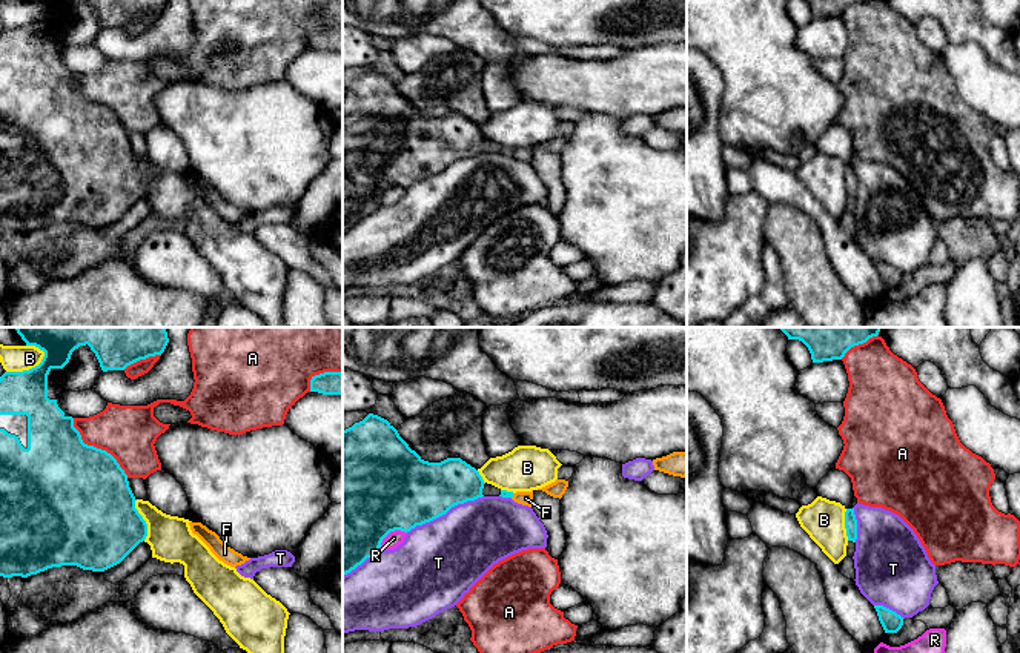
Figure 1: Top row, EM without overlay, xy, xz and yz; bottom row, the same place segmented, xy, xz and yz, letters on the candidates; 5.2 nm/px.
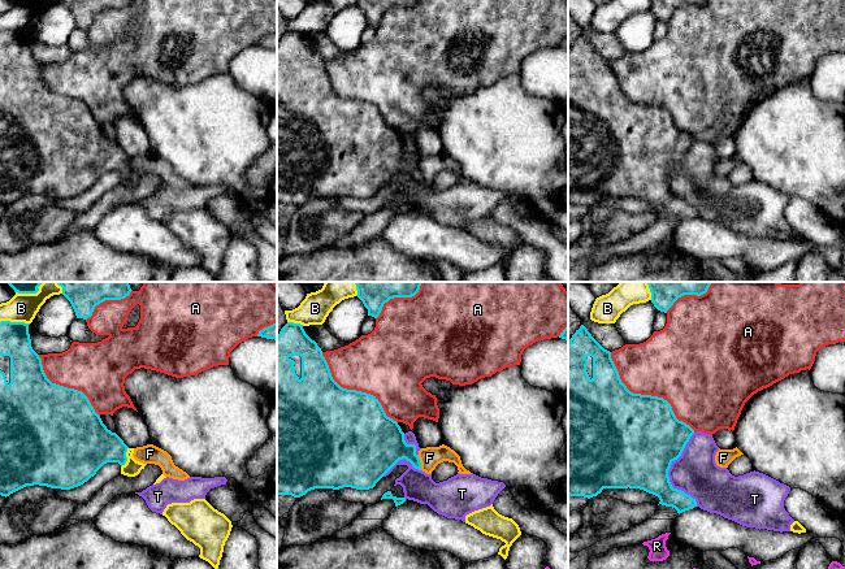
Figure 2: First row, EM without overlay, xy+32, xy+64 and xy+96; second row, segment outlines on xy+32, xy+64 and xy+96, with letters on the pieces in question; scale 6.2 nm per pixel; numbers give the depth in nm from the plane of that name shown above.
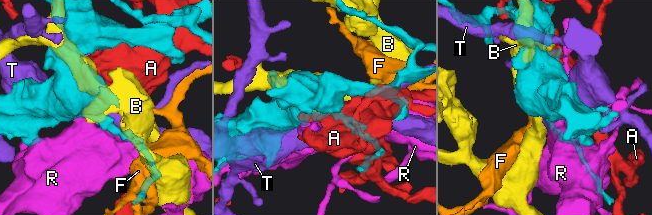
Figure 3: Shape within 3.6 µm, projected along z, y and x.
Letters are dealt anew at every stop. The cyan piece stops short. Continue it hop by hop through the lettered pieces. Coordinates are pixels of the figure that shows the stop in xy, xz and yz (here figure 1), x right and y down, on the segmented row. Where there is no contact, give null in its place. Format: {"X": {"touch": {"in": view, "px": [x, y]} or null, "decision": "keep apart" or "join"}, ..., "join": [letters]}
{"A": {"touch": {"in": "xy", "px": [96, 447]}, "decision": "keep apart"}, "B": {"touch": {"in": "xy", "px": [29, 369]}, "decision": "keep apart"}, "F": {"touch": {"in": "xz", "px": [512, 497]}, "decision": "keep apart"}, "R": {"touch": {"in": "xz", "px": [389, 532]}, "decision": "keep apart"}, "T": {"touch": {"in": "xz", "px": [444, 513]}, "decision": "keep apart"}, "join": []}

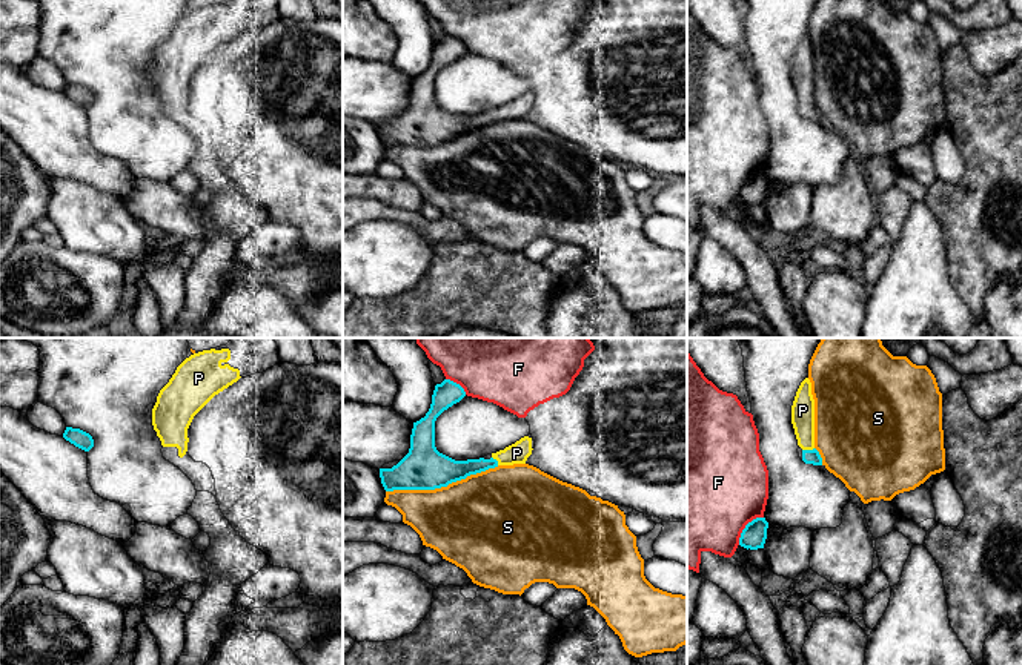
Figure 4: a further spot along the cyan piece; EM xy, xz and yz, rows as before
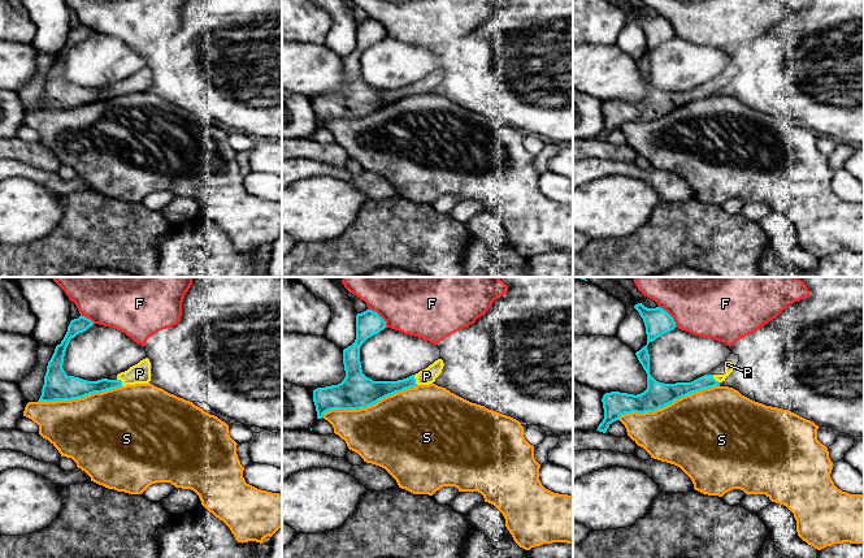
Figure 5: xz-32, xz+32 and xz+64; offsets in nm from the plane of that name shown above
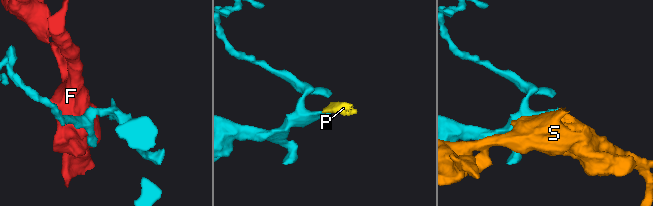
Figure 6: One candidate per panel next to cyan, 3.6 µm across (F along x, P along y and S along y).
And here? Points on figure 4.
{"F": {"touch": {"in": "yz", "px": [746, 527]}, "decision": "keep apart"}, "P": {"touch": {"in": "yz", "px": [807, 450]}, "decision": "join"}, "S": {"touch": {"in": "xz", "px": [441, 486]}, "decision": "keep apart"}, "join": ["P"]}

